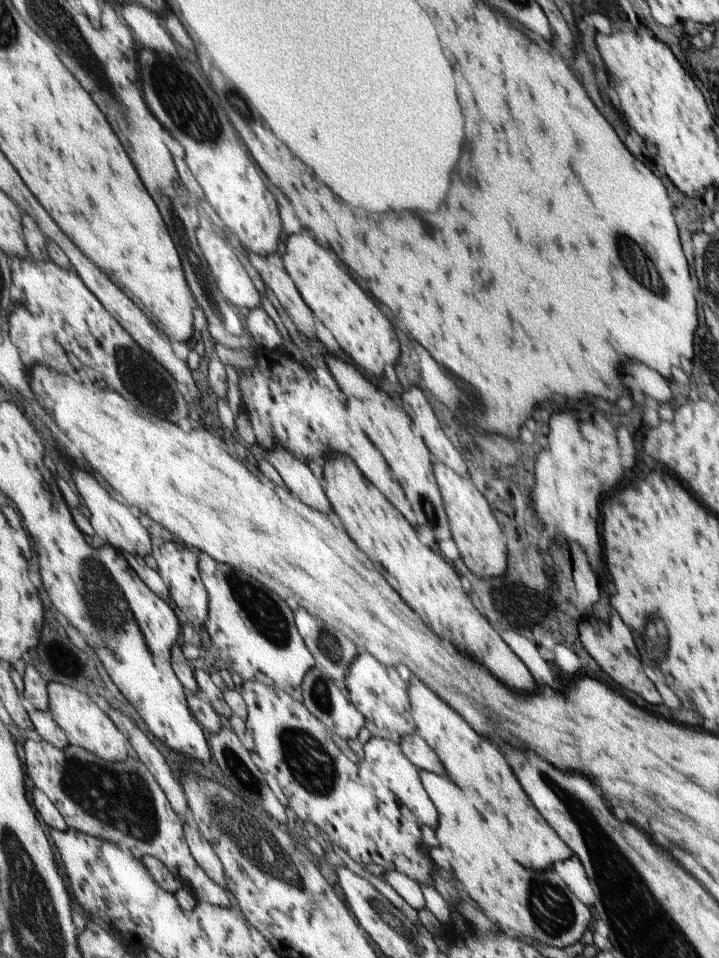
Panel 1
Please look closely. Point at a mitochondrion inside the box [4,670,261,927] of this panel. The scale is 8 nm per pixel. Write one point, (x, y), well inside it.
(120, 798)

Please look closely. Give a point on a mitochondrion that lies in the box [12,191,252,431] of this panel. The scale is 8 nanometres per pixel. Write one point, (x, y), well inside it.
(143, 379)

